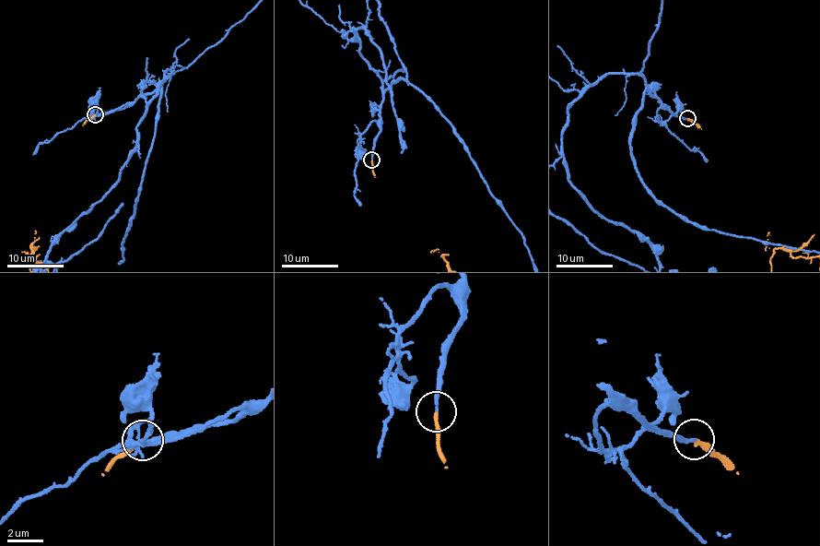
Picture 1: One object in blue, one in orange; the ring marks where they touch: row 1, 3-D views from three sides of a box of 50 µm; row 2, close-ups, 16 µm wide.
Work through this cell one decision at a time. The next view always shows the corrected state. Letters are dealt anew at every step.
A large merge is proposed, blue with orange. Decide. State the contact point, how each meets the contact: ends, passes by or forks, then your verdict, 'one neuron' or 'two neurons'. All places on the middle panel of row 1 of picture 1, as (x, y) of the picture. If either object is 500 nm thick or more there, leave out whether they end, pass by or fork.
(371, 160) | blue ends | orange ends | one neuron

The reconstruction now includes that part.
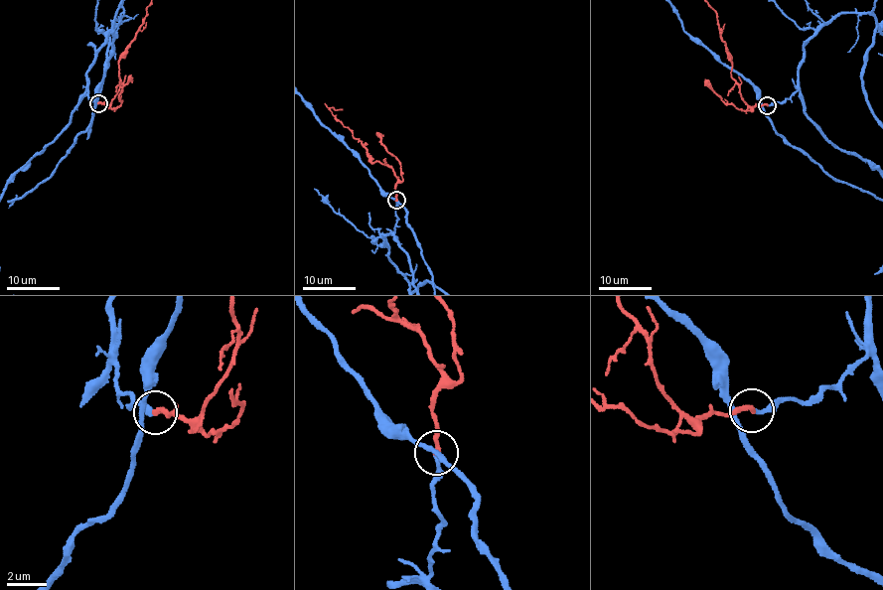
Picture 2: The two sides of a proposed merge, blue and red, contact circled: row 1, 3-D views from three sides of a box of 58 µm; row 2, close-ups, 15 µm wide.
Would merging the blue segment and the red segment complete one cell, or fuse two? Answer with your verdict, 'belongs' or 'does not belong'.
belongs

